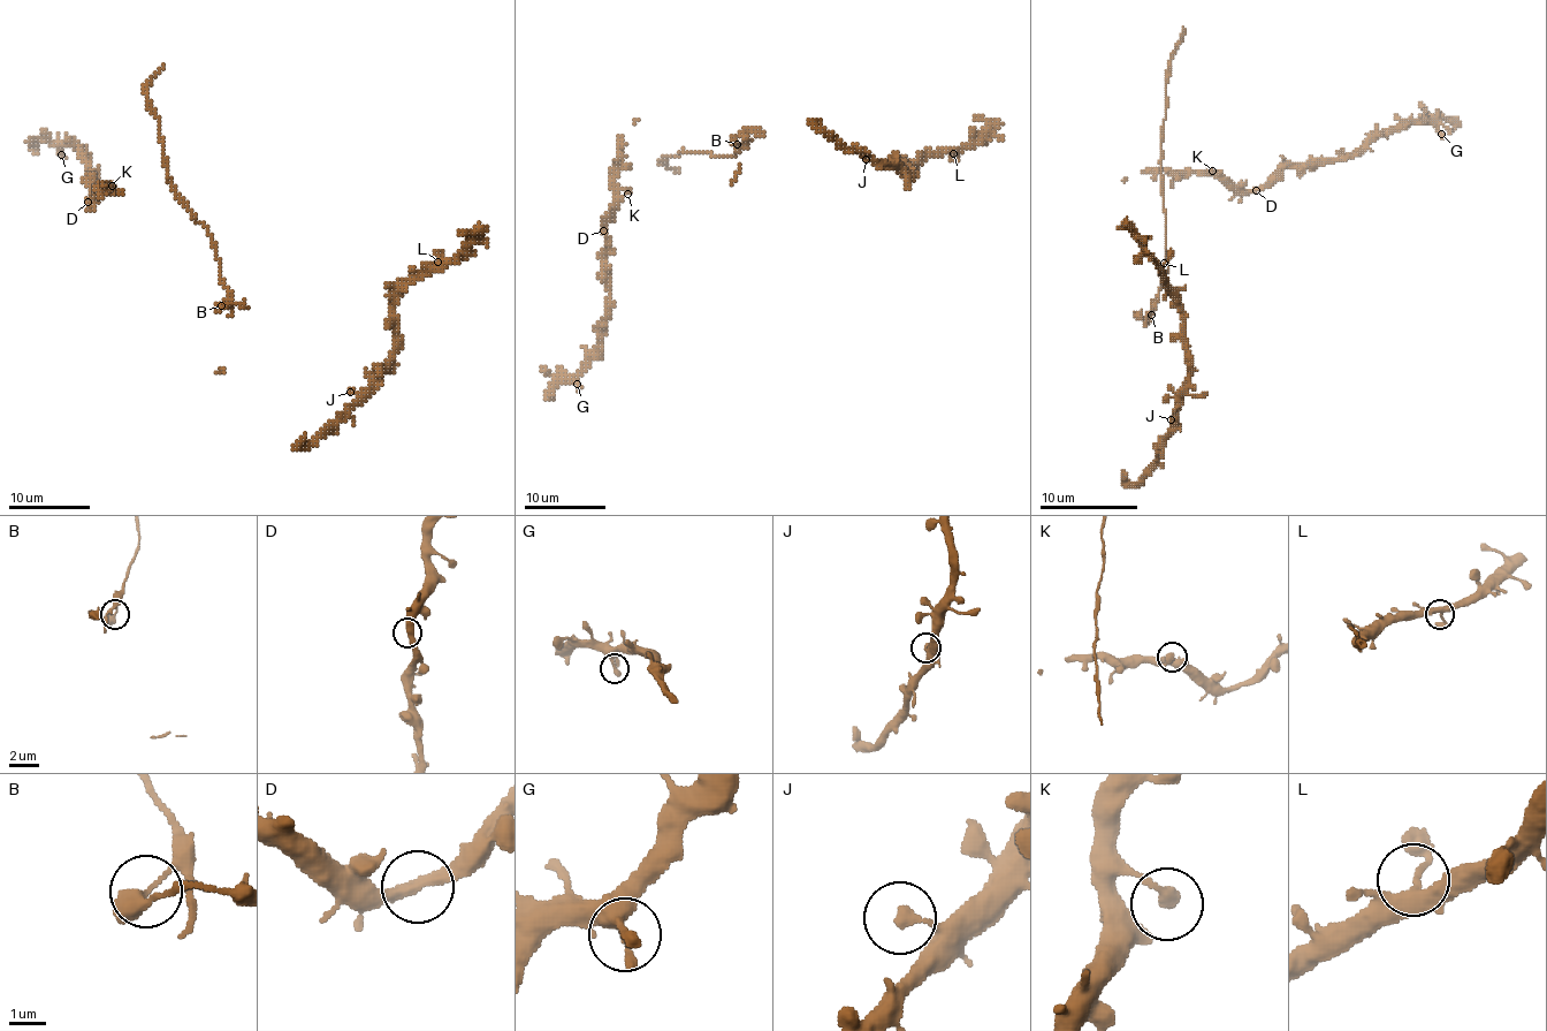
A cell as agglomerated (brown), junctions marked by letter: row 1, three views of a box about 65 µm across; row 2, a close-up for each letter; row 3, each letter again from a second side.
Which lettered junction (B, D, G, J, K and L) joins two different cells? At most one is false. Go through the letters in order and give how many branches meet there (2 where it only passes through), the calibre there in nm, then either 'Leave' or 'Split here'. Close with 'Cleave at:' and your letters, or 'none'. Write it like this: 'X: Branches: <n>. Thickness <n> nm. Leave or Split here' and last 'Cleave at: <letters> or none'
B: Branches: 2. Thickness 360 nm. Leave
D: Branches: 2. Thickness 380 nm. Leave
G: Branches: 1. Thickness 360 nm. Leave
J: Branches: 1. Thickness 320 nm. Leave
K: Branches: 1. Thickness 400 nm. Leave
L: Branches: 3. Thickness 340 nm. Leave
Cleave at: none

